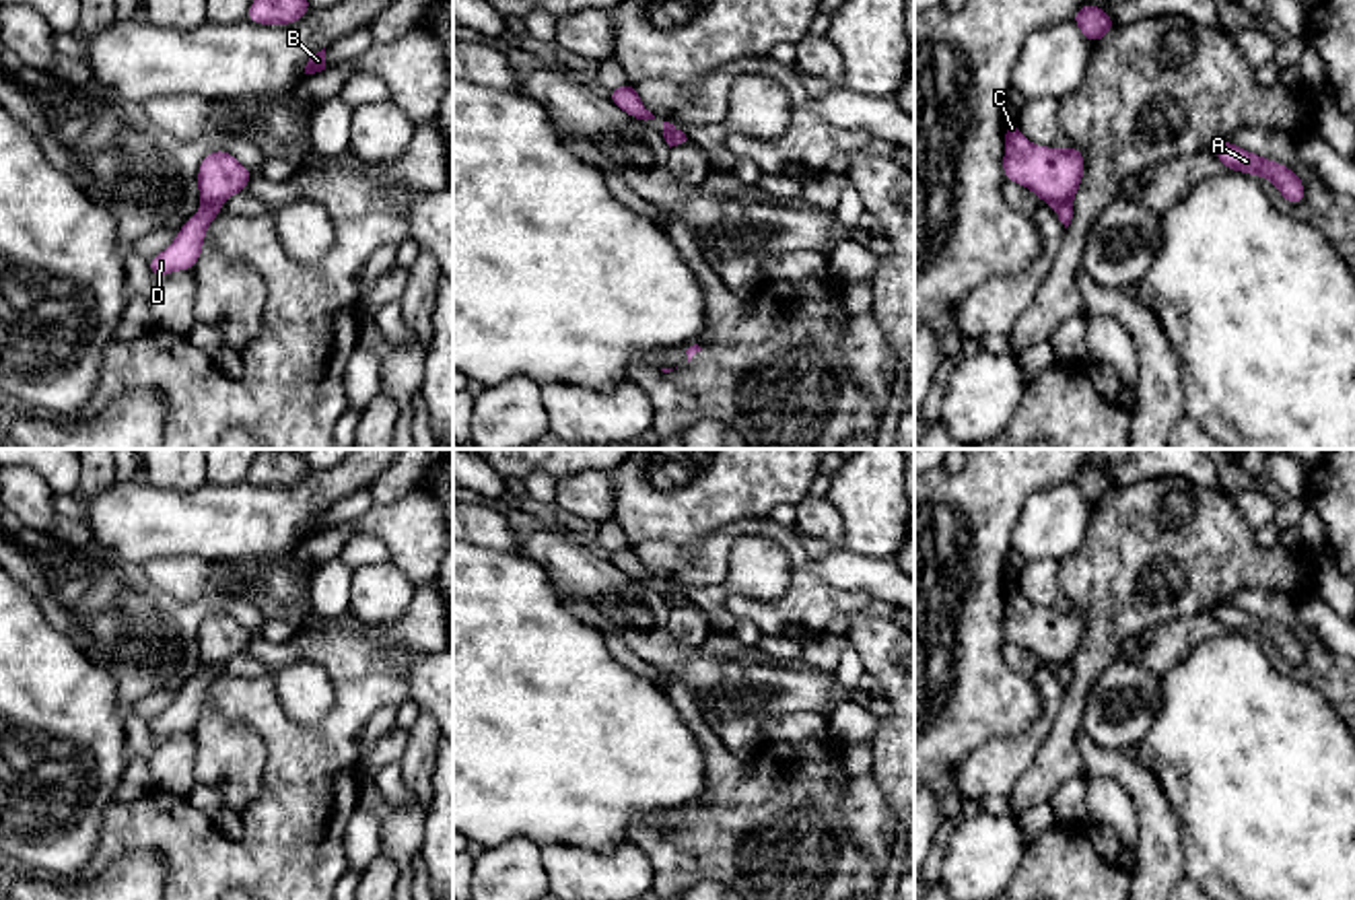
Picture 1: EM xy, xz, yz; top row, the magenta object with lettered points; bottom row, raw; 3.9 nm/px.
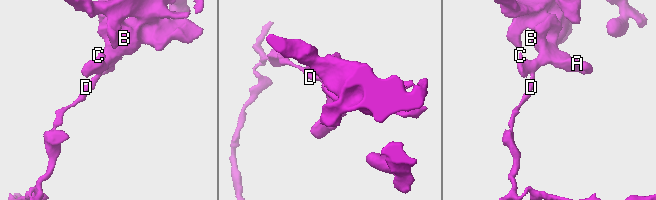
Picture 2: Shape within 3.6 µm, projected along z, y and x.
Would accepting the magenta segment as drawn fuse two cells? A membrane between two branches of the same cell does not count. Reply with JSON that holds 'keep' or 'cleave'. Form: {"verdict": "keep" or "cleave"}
{"verdict": "cleave"}

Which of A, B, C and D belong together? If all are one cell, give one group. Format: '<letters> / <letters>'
A B C / D

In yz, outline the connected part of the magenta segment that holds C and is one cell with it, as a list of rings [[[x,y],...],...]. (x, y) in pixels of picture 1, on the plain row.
[[[1007,583],[1005,587],[1005,616],[1003,616],[1003,636],[1005,643],[1019,645],[1034,653],[1048,667],[1058,667],[1075,659],[1081,638],[1085,632],[1085,616],[1067,608],[1065,612],[1054,612],[1052,608],[1034,608],[1019,591],[1017,583]]]

